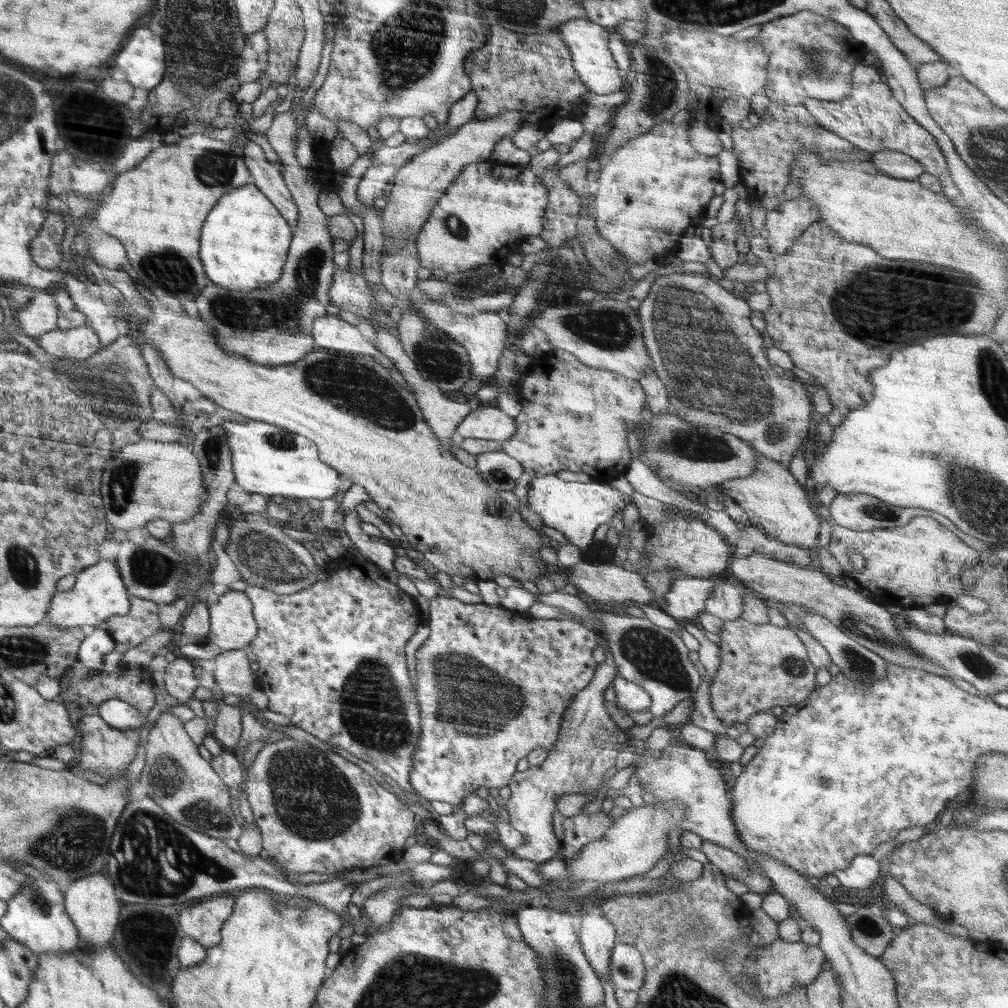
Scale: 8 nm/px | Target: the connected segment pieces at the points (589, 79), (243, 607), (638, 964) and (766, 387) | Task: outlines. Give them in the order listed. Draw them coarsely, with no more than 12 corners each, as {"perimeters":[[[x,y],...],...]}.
{"perimeters":[[[584,18],[556,28],[577,77],[596,94],[624,90],[610,31]],[[231,590],[209,608],[208,641],[246,649],[256,636],[253,604]],[[617,942],[609,980],[637,992],[646,976],[640,951]],[[655,279],[638,313],[674,412],[787,466],[812,397],[747,301]]]}

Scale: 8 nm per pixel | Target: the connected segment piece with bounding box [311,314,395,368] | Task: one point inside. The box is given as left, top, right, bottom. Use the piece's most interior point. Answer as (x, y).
(330, 331)

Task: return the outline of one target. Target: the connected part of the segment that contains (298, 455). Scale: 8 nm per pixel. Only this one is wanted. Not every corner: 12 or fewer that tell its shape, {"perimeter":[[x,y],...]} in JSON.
{"perimeter":[[224,421],[248,495],[317,501],[354,484],[305,436]]}

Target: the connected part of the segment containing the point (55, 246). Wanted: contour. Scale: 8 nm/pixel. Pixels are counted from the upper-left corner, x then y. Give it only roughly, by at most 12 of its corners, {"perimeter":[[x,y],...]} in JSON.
{"perimeter":[[49,212],[32,240],[32,261],[46,271],[62,262],[66,224]]}

